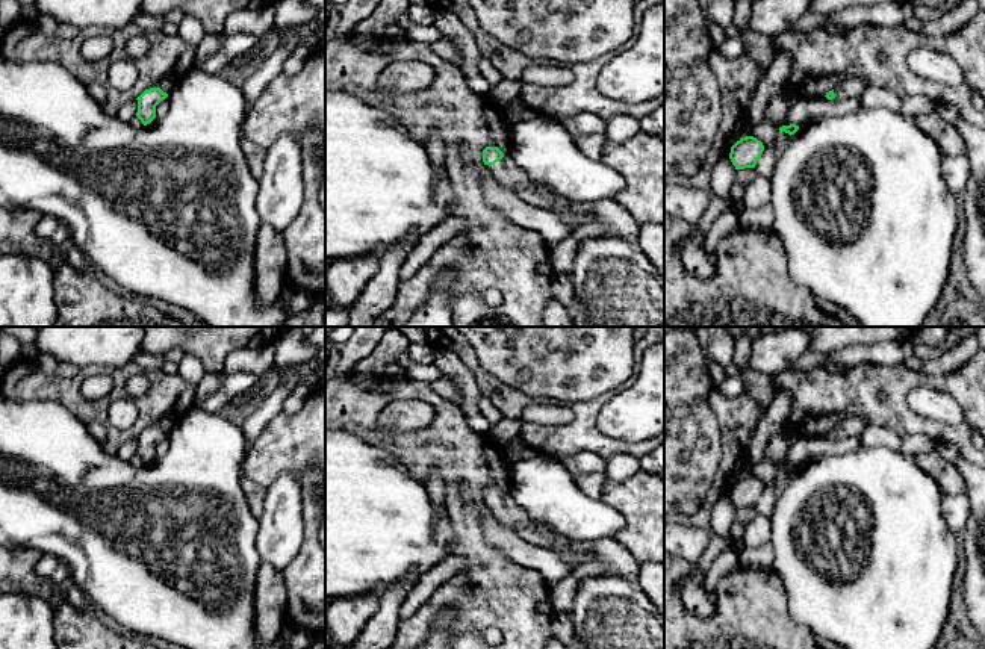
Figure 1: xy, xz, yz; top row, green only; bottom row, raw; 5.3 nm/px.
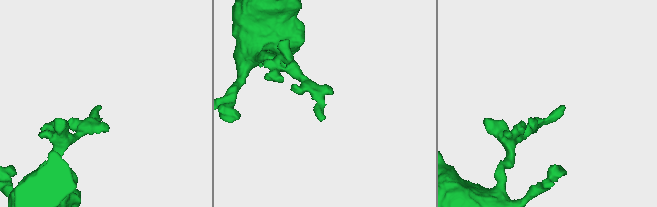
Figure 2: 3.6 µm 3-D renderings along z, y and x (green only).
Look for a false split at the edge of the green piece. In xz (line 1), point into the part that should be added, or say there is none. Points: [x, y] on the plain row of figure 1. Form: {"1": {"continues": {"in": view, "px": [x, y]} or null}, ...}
{"1": {"continues": {"in": "xz", "px": [509, 513]}}}

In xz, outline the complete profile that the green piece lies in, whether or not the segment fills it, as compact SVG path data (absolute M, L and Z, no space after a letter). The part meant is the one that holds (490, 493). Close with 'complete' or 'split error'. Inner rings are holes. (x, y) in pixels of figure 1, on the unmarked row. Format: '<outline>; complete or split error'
M486 486L483 489L483 501L492 505L493 516L510 529L516 526L539 528L539 525L528 517L528 513L505 496L498 486Z; split error

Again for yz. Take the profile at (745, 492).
M746 475L731 486L729 498L735 508L755 507L761 496L764 484L754 475Z; complete

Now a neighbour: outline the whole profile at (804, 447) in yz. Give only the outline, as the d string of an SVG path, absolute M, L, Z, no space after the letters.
M799 436L799 439L790 446L785 461L787 464L790 463L799 464L809 455L816 454L840 455L859 448L862 448L859 436L849 436L846 439L838 437L828 439L826 436L813 437Z

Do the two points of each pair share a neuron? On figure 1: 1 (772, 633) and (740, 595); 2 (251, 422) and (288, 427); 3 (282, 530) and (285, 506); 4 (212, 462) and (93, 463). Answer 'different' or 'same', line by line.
1: same
2: different
3: same
4: same

